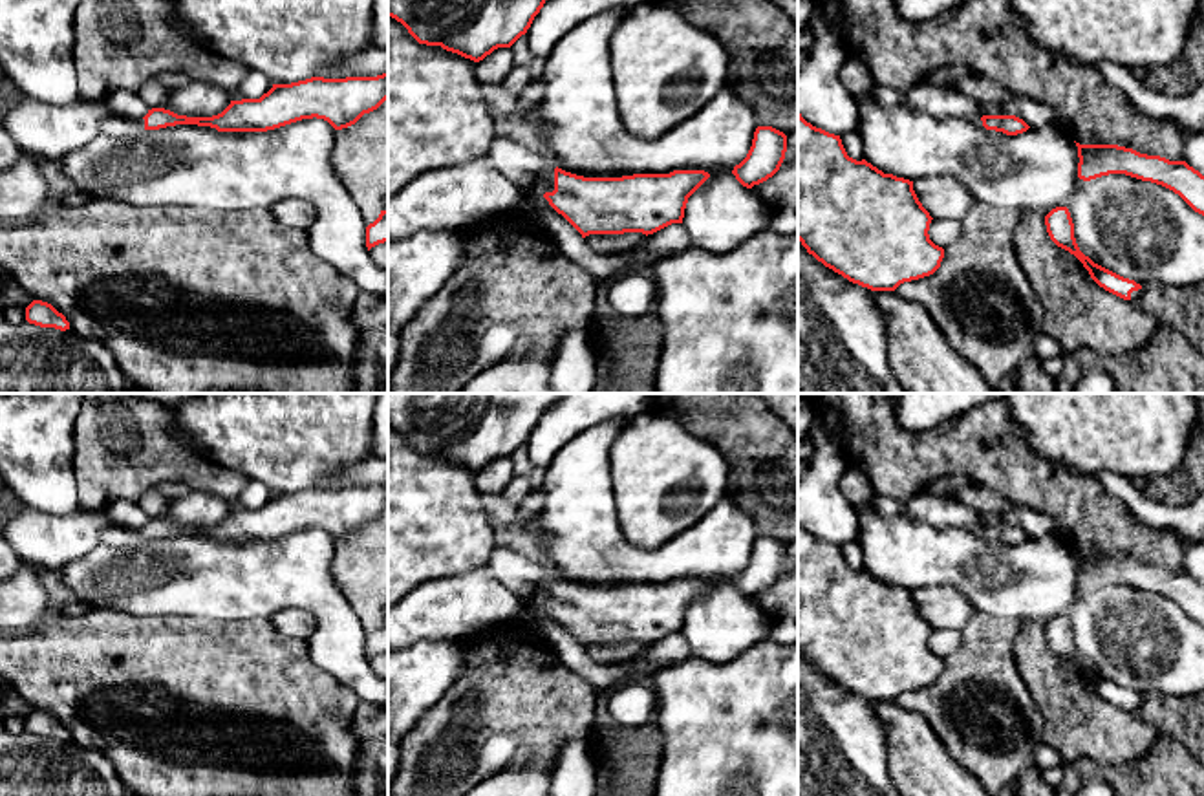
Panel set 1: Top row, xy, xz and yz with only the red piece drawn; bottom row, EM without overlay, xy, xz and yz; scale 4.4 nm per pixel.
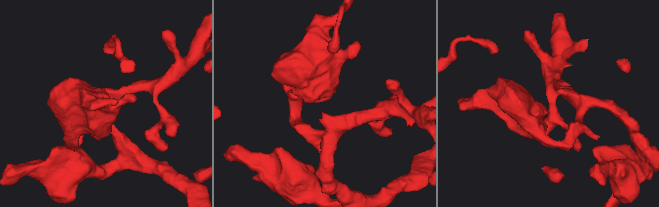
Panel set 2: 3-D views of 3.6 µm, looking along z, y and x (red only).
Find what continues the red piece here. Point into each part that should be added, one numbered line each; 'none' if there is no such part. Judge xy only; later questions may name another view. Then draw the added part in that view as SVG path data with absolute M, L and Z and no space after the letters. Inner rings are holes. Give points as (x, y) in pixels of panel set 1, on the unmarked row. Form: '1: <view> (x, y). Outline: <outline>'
1: xy (116, 537). Outline: M106 527L101 531L101 543L106 543L110 547L137 547L145 540L145 529L130 529L130 527Z

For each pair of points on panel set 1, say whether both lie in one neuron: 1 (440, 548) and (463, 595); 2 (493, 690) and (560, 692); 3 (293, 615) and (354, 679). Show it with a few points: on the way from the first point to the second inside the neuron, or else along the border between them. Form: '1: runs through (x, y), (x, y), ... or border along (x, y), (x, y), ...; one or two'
1: border along (485, 564), (429, 579), (412, 590); two
2: runs through (509, 692), (544, 692); one
3: border along (271, 617), (302, 608), (315, 630); two

